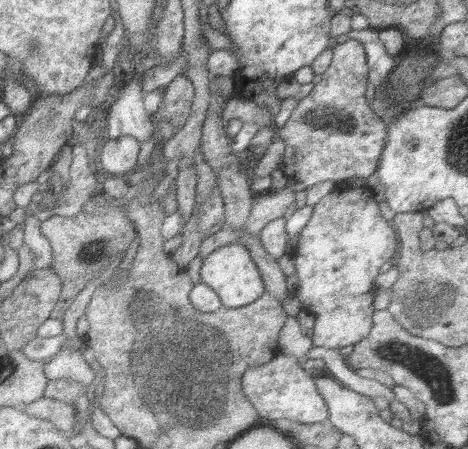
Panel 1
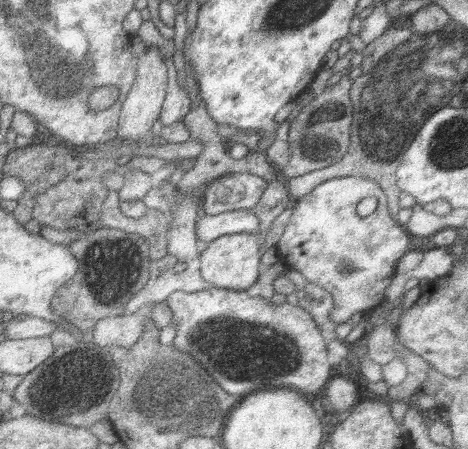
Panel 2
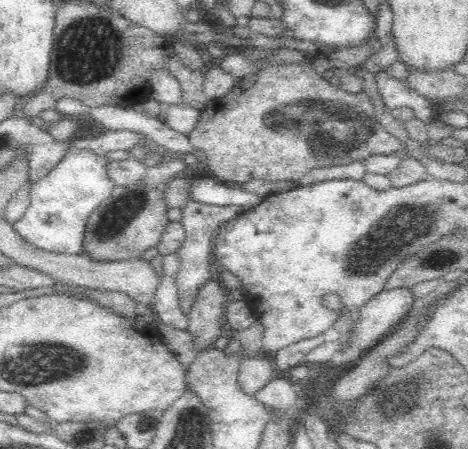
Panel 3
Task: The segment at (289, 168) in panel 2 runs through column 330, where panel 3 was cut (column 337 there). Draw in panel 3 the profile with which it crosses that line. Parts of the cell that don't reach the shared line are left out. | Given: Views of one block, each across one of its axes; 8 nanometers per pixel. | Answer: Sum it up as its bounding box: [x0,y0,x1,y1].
[188,66,412,184]

